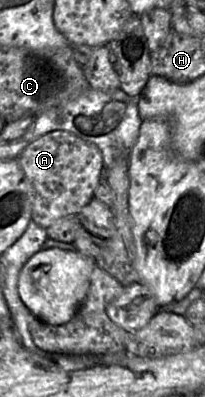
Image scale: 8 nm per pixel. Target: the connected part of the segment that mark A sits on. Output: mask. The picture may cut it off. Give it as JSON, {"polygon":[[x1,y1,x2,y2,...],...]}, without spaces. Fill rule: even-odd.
{"polygon":[[67,131,44,134,28,144,17,159,32,188,32,220,45,229,62,218,75,217,93,198,103,175,99,150]]}

